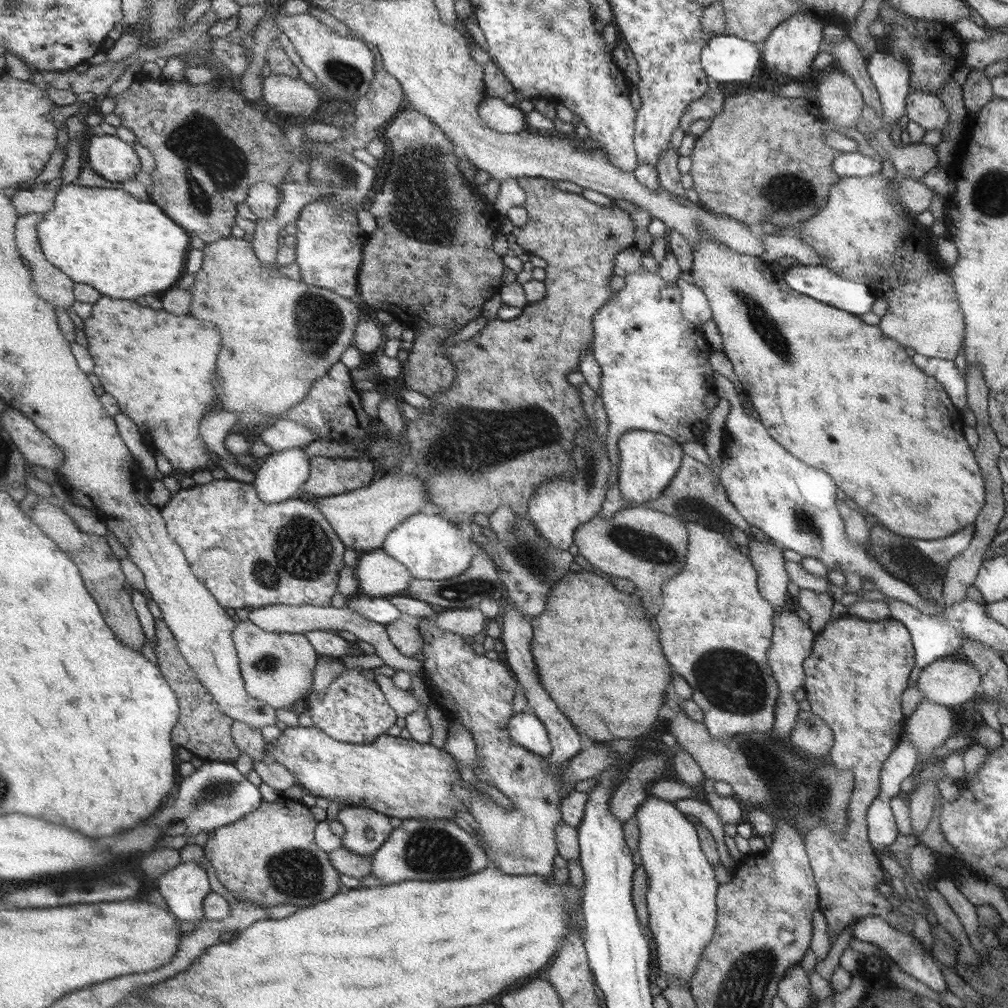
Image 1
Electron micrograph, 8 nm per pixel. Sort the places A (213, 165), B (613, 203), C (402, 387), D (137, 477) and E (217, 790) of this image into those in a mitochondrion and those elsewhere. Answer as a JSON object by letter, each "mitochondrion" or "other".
{"A":"mitochondrion","B":"other","C":"other","D":"other","E":"mitochondrion"}

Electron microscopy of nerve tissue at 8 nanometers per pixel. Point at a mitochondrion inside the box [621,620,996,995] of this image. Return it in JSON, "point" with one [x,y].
{"point":[778,768]}

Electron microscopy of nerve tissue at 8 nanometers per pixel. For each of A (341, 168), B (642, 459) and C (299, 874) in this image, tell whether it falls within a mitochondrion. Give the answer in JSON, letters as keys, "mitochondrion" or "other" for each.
{"A":"mitochondrion","B":"other","C":"mitochondrion"}

